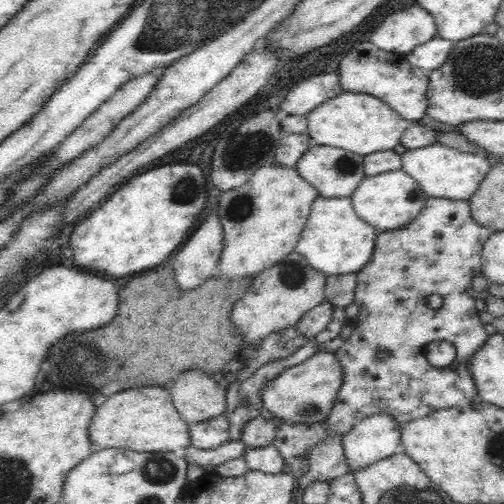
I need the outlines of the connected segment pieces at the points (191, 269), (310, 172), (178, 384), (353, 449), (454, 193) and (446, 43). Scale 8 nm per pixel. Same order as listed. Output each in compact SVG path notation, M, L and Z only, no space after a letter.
M215 208L206 214L194 234L190 234L190 238L180 246L174 260L170 260L176 284L182 290L190 290L214 276L224 245L222 223L218 208Z
M313 145L298 160L295 168L298 175L318 191L324 198L350 197L362 180L366 178L364 160L361 155L347 152L334 146Z
M186 370L182 372L174 384L170 386L170 394L178 414L184 422L195 423L204 422L223 414L226 408L226 391L222 381L215 381L212 375L204 374L204 372L196 372L196 370Z
M374 414L353 426L342 438L349 472L362 470L374 462L403 452L401 425L386 414Z
M432 144L402 154L402 168L426 194L433 198L469 201L486 178L493 161L478 154L464 153L448 146Z
M436 36L424 44L415 46L414 50L405 57L410 65L417 66L428 74L446 62L453 43L453 41Z

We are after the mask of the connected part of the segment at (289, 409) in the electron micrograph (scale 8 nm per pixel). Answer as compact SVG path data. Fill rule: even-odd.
M316 352L304 362L284 370L261 390L263 407L270 410L272 416L282 418L286 422L311 425L328 419L327 416L342 384L342 367L334 353Z

